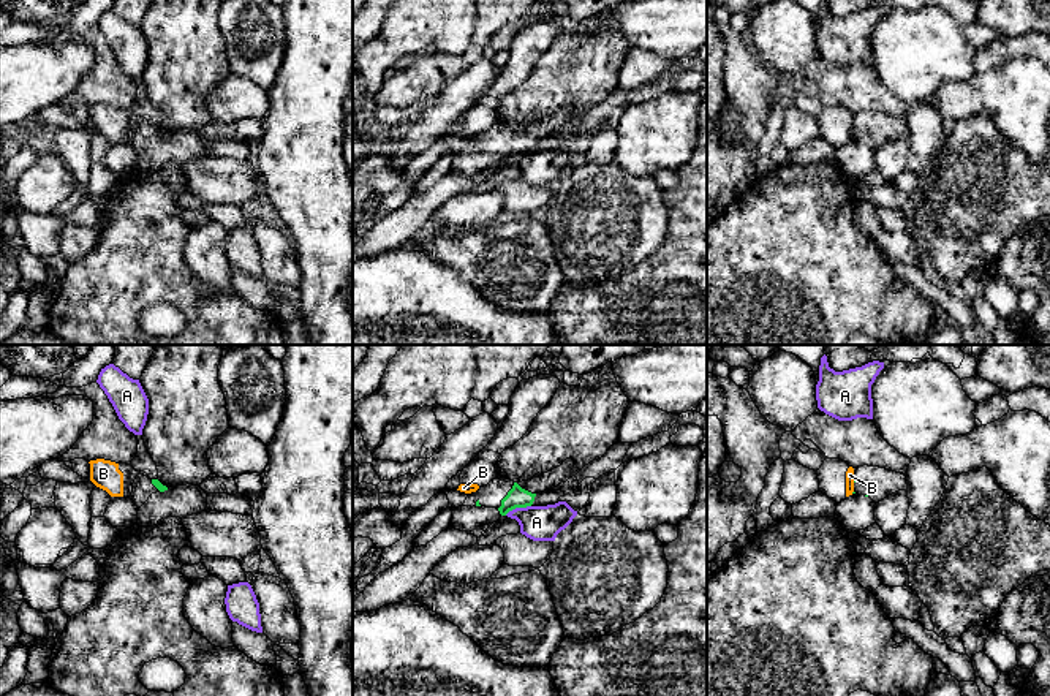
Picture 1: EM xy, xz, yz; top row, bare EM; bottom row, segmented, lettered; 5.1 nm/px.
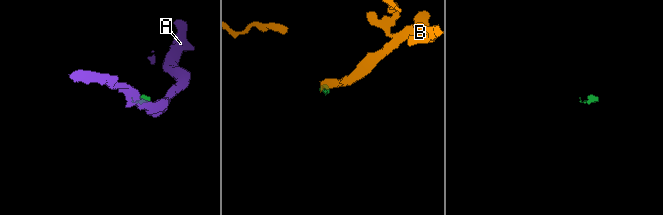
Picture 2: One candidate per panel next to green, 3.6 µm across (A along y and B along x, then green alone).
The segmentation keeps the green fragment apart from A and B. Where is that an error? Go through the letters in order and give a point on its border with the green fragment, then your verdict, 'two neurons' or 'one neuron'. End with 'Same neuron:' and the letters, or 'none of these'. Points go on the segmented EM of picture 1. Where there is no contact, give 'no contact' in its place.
A: contact xz (517, 506); two neurons
B: contact yz (854, 480); two neurons
Same neuron: none of these

